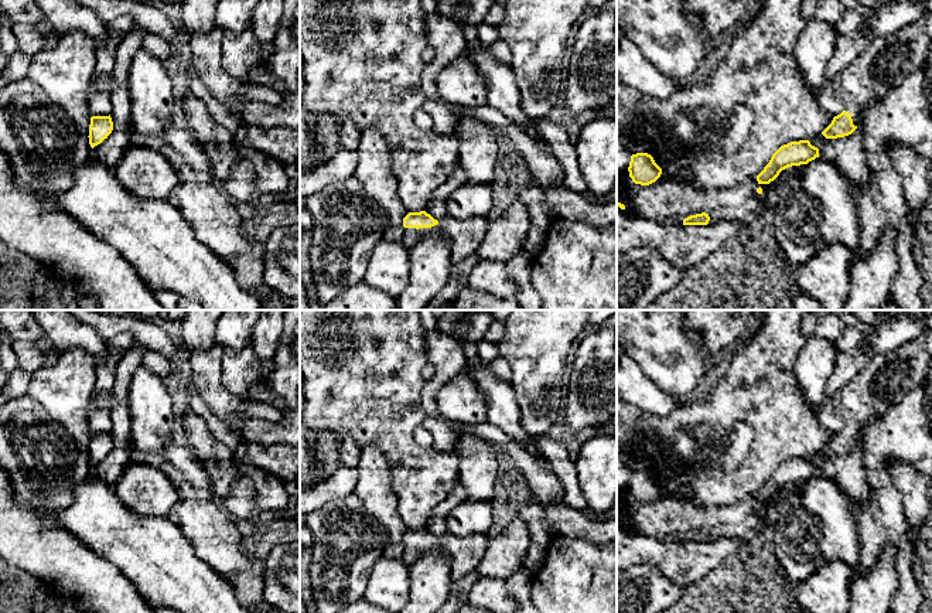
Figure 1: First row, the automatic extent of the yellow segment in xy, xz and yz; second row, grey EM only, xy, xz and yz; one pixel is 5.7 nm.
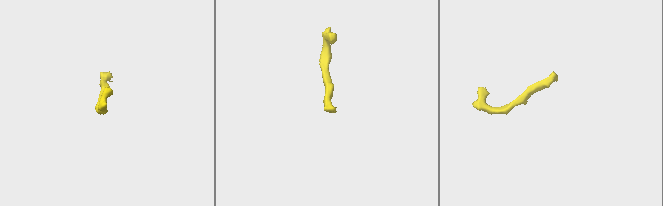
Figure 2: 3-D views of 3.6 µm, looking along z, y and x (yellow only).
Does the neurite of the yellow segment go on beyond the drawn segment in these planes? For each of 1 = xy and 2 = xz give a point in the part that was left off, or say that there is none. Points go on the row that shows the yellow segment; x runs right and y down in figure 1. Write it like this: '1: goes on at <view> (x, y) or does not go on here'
1: does not go on here
2: does not go on here

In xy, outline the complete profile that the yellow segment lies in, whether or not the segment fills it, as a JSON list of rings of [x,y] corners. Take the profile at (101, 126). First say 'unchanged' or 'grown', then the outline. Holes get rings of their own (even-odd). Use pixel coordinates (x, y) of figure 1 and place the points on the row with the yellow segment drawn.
unchanged; [[[92,116],[89,125],[89,144],[93,149],[100,144],[113,130],[113,122],[109,116]]]

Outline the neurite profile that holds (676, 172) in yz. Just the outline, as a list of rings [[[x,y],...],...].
[[[672,163],[665,170],[665,176],[675,181],[685,183],[690,176],[690,170],[679,163]]]

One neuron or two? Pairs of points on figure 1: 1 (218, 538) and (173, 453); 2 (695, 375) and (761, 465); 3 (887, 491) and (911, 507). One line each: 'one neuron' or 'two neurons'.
1: one neuron
2: two neurons
3: two neurons

